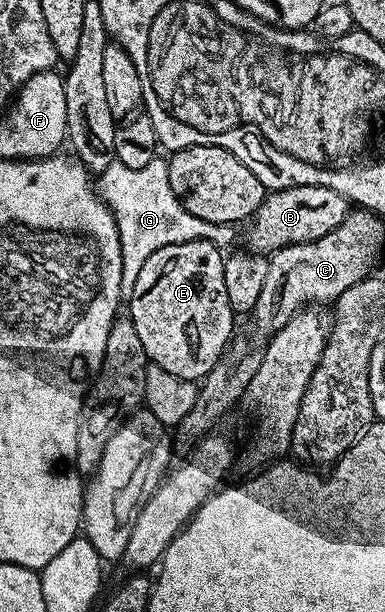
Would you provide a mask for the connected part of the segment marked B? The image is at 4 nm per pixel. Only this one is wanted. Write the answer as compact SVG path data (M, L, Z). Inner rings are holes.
M299 185L282 191L269 191L255 218L248 224L248 250L253 253L272 253L290 243L313 243L331 233L331 229L341 224L350 210L350 200L344 199L330 187Z

